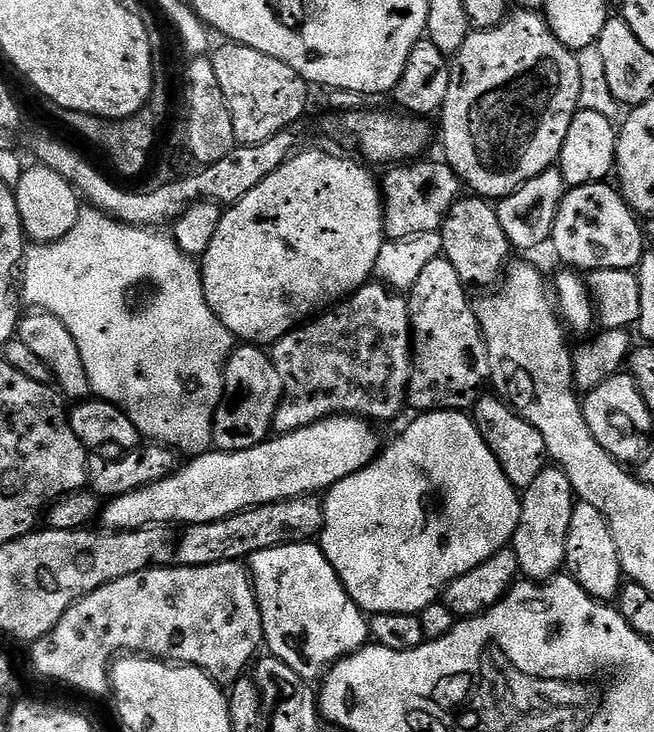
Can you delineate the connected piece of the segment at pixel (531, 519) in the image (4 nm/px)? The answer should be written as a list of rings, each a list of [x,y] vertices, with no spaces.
[[[545,466],[538,478],[523,489],[520,502],[520,521],[512,535],[510,547],[520,563],[521,573],[533,582],[551,580],[565,567],[566,538],[570,530],[570,514],[574,493],[570,478],[561,468]]]

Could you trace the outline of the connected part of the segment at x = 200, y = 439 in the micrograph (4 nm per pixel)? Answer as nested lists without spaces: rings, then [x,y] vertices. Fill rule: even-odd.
[[[81,207],[72,228],[64,236],[57,240],[36,242],[25,247],[22,261],[22,276],[24,272],[24,296],[22,292],[22,300],[23,303],[25,300],[28,306],[33,309],[54,314],[60,319],[62,326],[66,326],[66,330],[70,330],[74,342],[78,342],[78,354],[82,354],[82,366],[86,366],[88,387],[93,397],[121,408],[130,418],[130,422],[134,422],[134,426],[140,432],[141,437],[161,446],[167,446],[180,454],[188,452],[189,457],[194,457],[209,451],[213,447],[212,420],[216,416],[216,408],[220,404],[220,395],[224,392],[224,365],[228,363],[228,358],[234,351],[234,337],[230,330],[226,330],[226,326],[222,326],[222,322],[206,302],[204,283],[200,277],[197,261],[185,256],[183,250],[176,245],[175,239],[169,233],[167,236],[164,232],[167,231],[155,228],[140,228],[136,224],[123,224],[122,221],[98,211],[97,208]],[[147,280],[152,283],[152,288],[156,293],[153,294],[152,301],[145,308],[140,308],[135,312],[128,305],[128,291],[135,284],[144,284]]]

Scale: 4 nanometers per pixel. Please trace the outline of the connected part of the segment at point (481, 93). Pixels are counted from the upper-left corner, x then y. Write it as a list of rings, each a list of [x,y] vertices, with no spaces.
[[[516,10],[505,16],[502,23],[493,28],[482,28],[469,31],[466,42],[457,50],[450,64],[450,75],[448,77],[448,89],[444,106],[439,113],[440,128],[438,124],[438,140],[444,143],[443,159],[455,170],[457,176],[465,185],[468,184],[475,195],[489,201],[499,202],[511,192],[521,188],[525,181],[532,180],[535,176],[541,176],[543,172],[549,171],[559,161],[562,142],[566,142],[566,130],[570,130],[570,122],[574,114],[581,107],[580,101],[580,64],[576,61],[577,53],[562,43],[552,33],[547,19],[536,10]]]

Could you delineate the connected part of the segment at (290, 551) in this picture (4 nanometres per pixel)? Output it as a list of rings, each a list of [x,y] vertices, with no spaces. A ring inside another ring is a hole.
[[[319,543],[279,544],[277,548],[258,550],[253,556],[247,557],[246,567],[256,591],[267,651],[286,662],[286,666],[290,666],[290,670],[294,670],[302,679],[319,681],[343,656],[354,654],[369,643],[369,617],[350,598]]]

